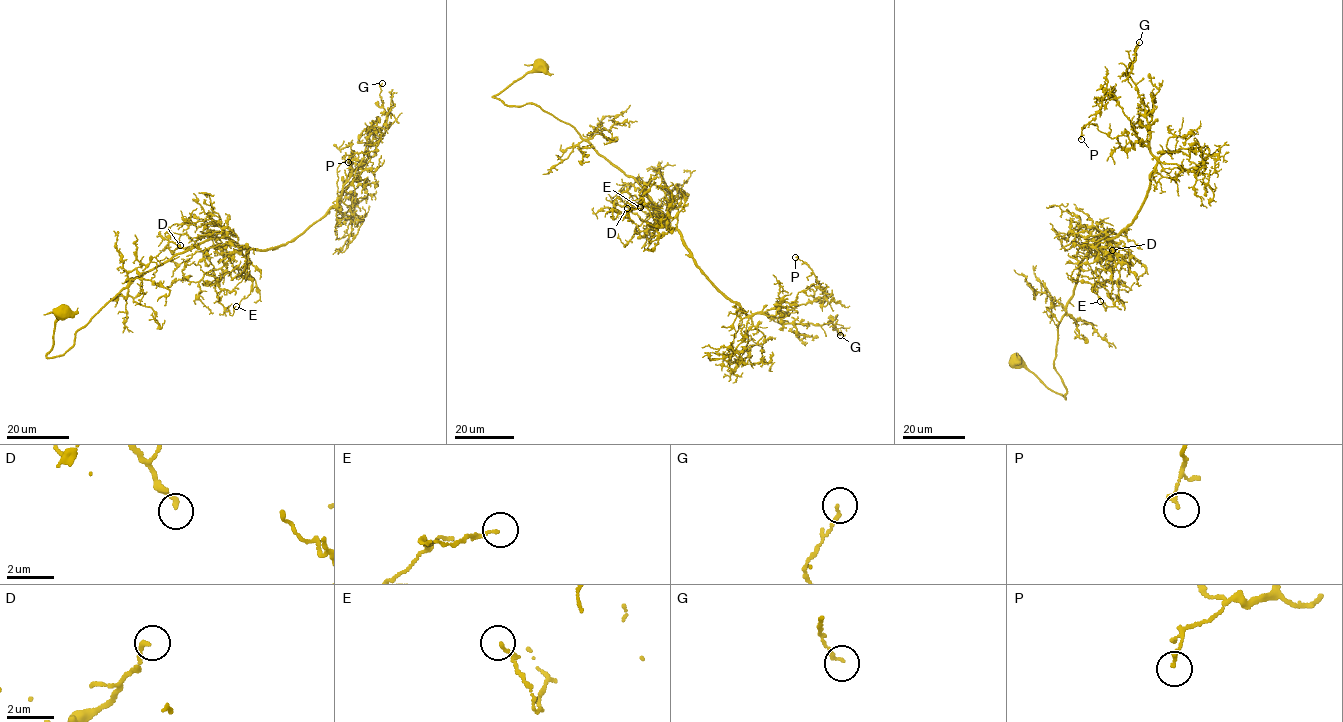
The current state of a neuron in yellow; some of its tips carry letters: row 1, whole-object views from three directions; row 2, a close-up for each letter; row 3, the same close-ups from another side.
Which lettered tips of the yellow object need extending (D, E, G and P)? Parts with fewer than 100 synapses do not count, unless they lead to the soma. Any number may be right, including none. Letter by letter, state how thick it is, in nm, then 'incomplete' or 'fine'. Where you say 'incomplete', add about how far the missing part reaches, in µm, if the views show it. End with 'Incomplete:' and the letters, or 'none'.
D: 190 nm | fine
E: 120 nm | fine
G: 120 nm | fine
P: 160 nm | fine
Incomplete: none

